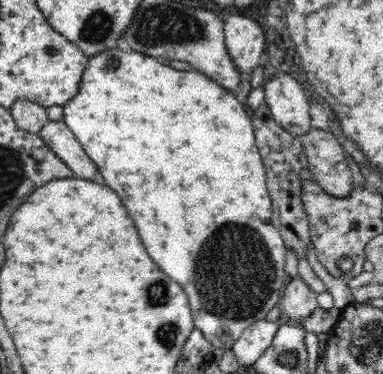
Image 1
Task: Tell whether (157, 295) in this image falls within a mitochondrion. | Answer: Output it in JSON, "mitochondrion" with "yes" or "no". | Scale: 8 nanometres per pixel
{"mitochondrion":"yes"}

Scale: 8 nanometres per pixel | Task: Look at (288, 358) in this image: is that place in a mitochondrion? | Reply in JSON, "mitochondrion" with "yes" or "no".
{"mitochondrion":"yes"}

